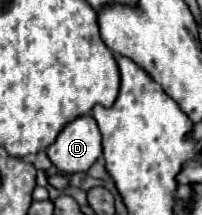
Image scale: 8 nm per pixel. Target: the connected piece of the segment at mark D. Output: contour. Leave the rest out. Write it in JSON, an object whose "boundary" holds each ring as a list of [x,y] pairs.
{"boundary":[[[81,115],[67,123],[55,143],[47,149],[51,163],[71,175],[87,171],[101,155],[101,133],[91,115]]]}

